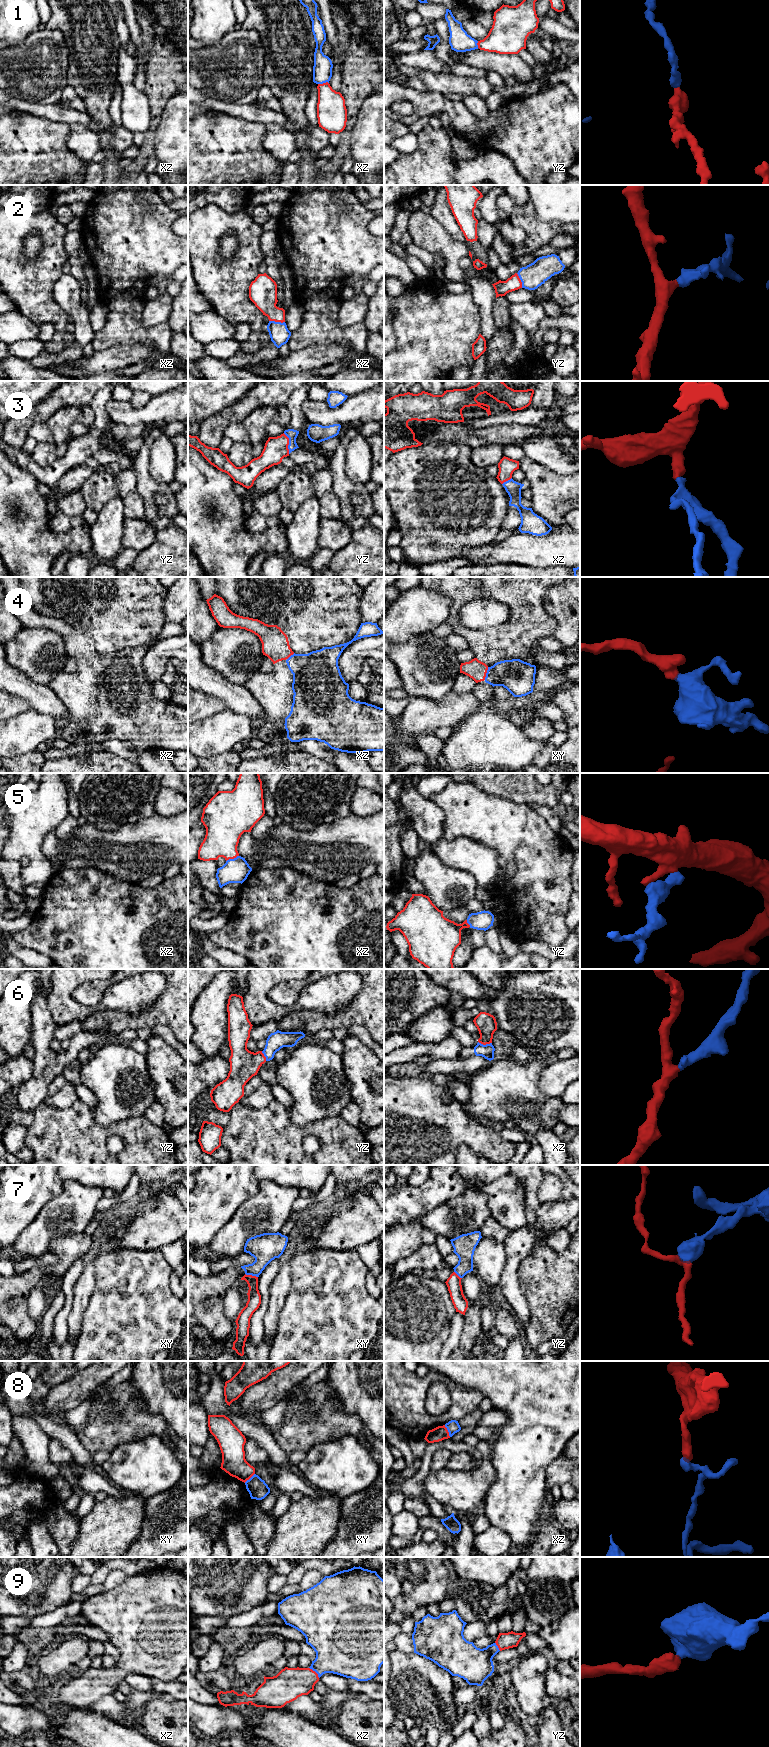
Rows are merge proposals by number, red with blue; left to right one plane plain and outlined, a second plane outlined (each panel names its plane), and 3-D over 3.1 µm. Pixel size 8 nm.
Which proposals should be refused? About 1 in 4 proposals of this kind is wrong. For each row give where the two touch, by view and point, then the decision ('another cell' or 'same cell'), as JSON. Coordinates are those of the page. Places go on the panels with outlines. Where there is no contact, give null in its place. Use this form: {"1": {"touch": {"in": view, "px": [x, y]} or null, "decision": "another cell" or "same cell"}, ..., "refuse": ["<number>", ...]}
{"1": {"touch": {"in": "xz", "px": [323, 83]}, "decision": "same cell"}, "2": {"touch": {"in": "xz", "px": [277, 321]}, "decision": "same cell"}, "3": {"touch": {"in": "yz", "px": [288, 443]}, "decision": "same cell"}, "4": {"touch": {"in": "xy", "px": [485, 673]}, "decision": "same cell"}, "5": {"touch": {"in": "xz", "px": [232, 858]}, "decision": "same cell"}, "6": {"touch": {"in": "xz", "px": [485, 1044]}, "decision": "same cell"}, "7": {"touch": {"in": "xy", "px": [251, 1275]}, "decision": "another cell"}, "8": {"touch": {"in": "xz", "px": [447, 1431]}, "decision": "another cell"}, "9": {"touch": {"in": "xz", "px": [315, 1672]}, "decision": "same cell"}, "refuse": ["7", "8"]}

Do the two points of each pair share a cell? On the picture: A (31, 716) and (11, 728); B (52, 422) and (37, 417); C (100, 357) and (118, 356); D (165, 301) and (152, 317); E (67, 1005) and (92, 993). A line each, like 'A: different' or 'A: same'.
A: same
B: different
C: same
D: same
E: different

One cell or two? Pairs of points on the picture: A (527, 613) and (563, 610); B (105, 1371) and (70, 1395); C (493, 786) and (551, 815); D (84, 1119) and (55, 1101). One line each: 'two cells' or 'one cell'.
A: two cells
B: one cell
C: two cells
D: two cells

